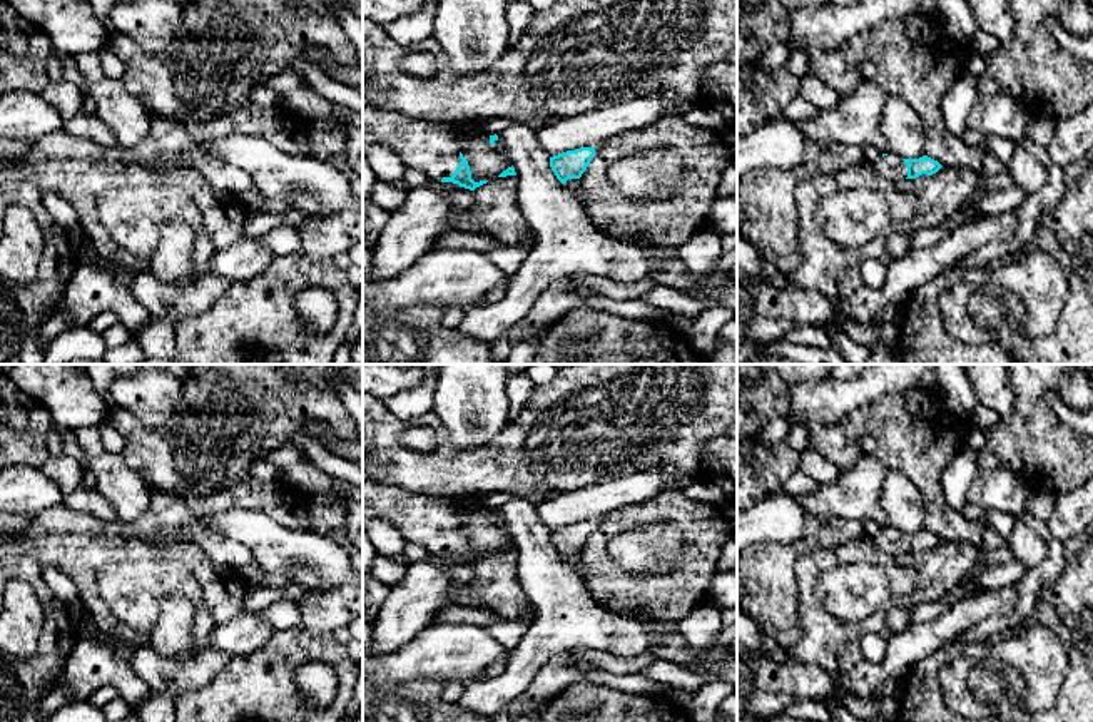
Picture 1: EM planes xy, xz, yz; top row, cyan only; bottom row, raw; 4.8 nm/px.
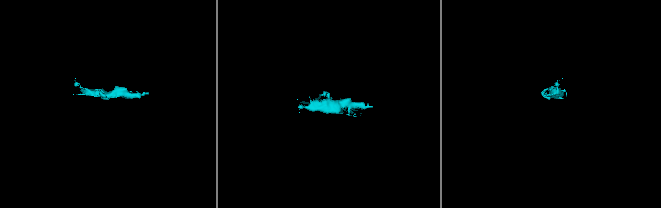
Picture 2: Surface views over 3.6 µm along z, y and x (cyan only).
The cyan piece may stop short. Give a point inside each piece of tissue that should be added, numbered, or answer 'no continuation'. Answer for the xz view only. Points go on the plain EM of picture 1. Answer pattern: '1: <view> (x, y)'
1: xz (430, 522)
2: xz (574, 560)

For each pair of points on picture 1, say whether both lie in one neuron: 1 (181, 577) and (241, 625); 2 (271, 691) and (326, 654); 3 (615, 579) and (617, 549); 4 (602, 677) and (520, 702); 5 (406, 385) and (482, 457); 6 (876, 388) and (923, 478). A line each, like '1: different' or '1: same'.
1: different
2: same
3: different
4: same
5: different
6: different

